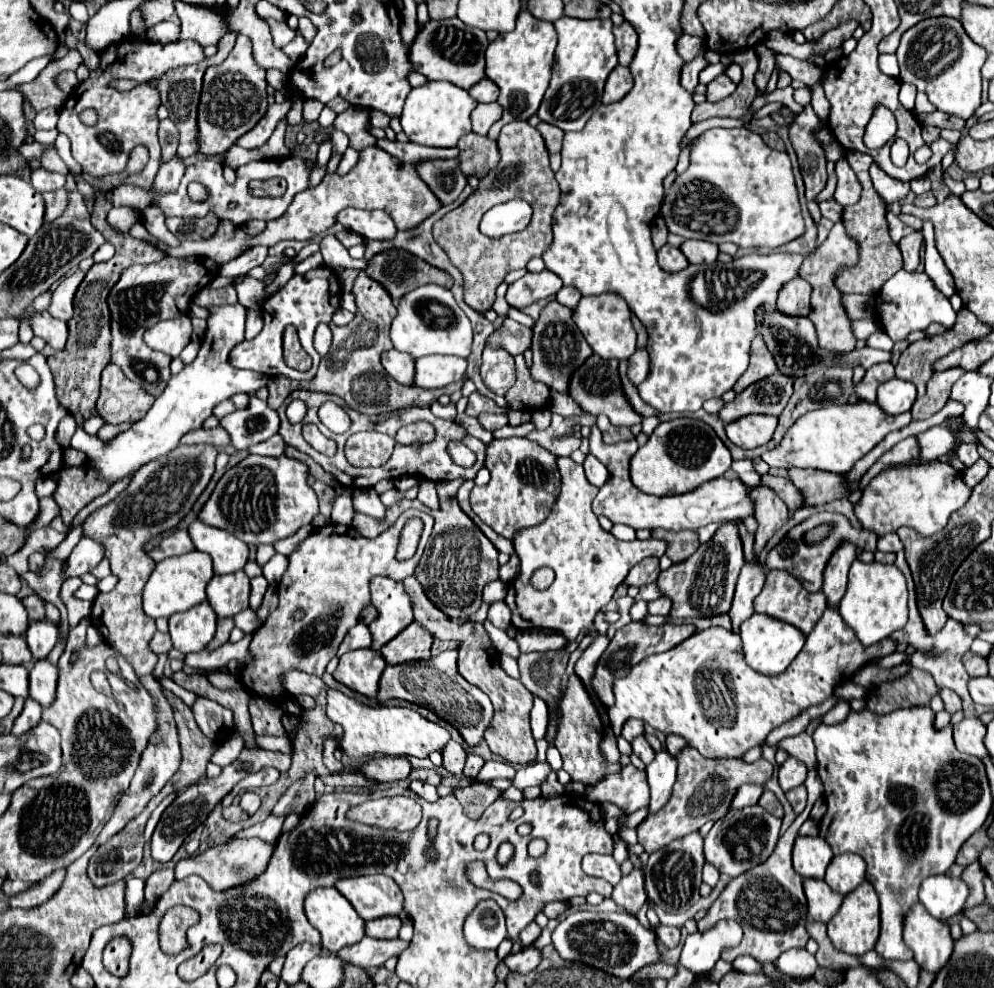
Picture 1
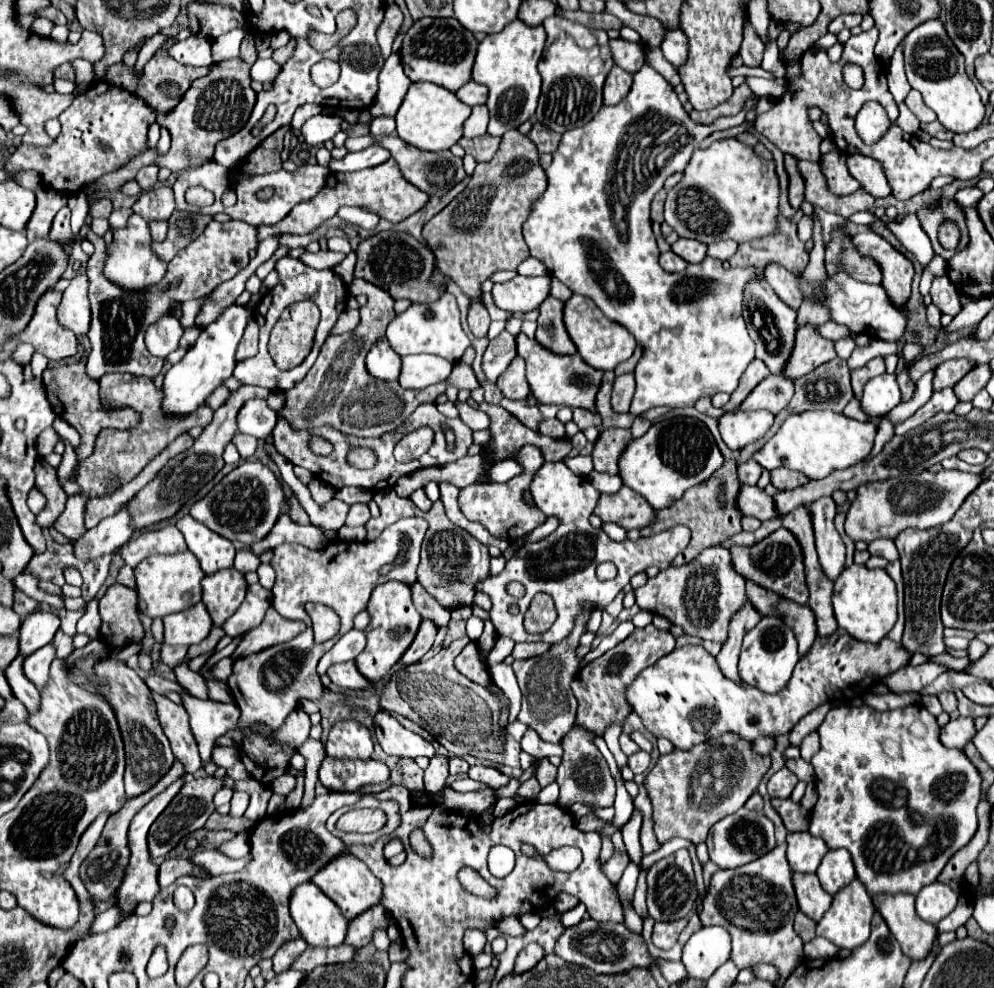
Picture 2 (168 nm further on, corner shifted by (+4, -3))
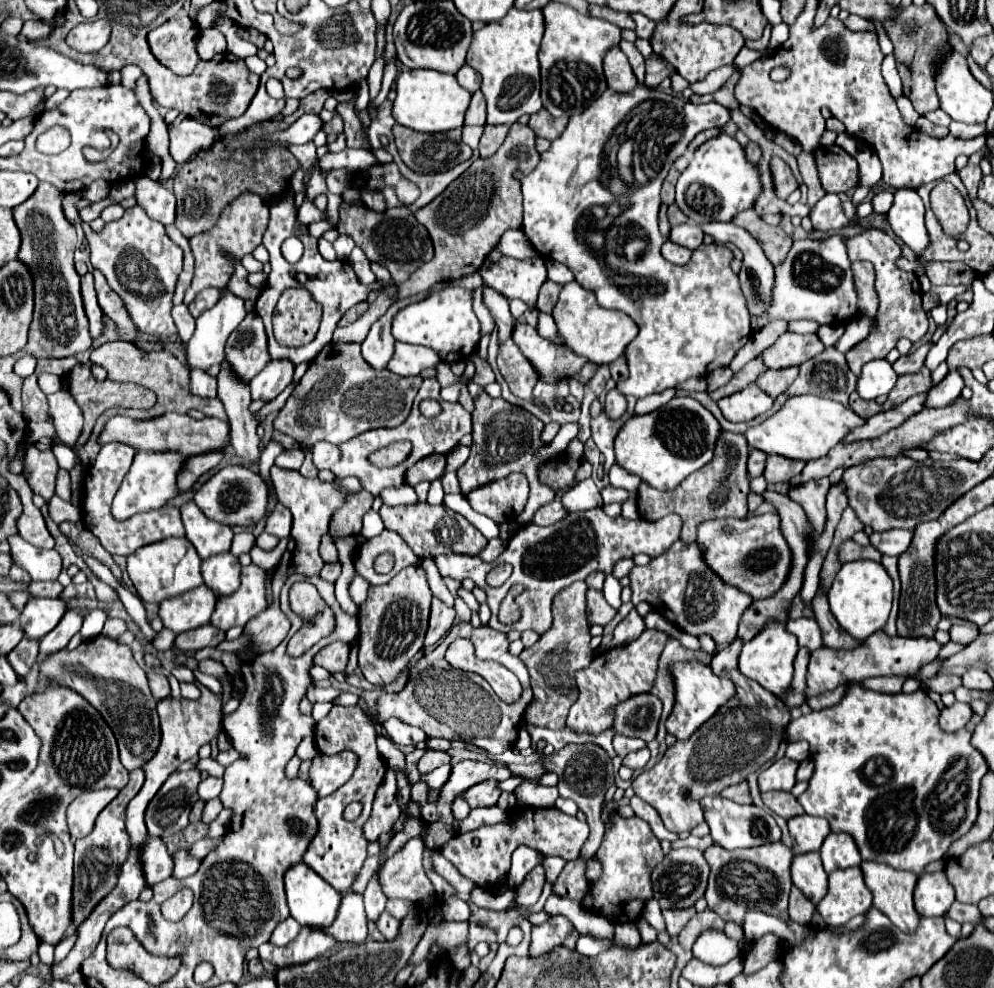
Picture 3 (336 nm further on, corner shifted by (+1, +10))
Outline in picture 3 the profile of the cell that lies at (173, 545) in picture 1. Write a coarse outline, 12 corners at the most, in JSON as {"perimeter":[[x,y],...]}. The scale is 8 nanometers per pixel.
{"perimeter":[[106,443],[84,469],[82,521],[110,555],[184,537],[172,505],[112,517],[136,449]]}

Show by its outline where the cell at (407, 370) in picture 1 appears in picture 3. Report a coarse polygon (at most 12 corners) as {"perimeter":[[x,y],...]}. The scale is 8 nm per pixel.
{"perimeter":[[430,289],[394,303],[362,341],[362,357],[384,369],[394,353],[390,335],[398,309],[428,297]]}

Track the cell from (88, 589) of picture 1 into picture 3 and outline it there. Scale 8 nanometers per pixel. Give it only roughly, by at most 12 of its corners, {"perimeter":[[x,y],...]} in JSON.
{"perimeter":[[10,535],[12,559],[32,581],[56,581],[58,551],[38,549]]}

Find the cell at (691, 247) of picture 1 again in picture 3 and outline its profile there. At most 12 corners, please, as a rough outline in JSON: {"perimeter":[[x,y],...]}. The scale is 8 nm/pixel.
{"perimeter":[[696,223],[674,225],[670,241],[698,249],[702,229]]}

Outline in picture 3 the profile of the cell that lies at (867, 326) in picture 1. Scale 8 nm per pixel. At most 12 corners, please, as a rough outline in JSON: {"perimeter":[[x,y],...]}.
{"perimeter":[[810,321],[788,323],[790,333],[816,333]]}

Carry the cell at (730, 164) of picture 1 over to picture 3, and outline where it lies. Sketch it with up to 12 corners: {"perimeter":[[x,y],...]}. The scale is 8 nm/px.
{"perimeter":[[730,135],[702,143],[676,203],[696,225],[730,221],[760,195]]}

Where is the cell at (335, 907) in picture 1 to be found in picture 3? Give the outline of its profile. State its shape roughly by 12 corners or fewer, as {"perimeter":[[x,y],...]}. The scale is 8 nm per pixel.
{"perimeter":[[306,863],[284,875],[290,915],[328,927],[340,893]]}

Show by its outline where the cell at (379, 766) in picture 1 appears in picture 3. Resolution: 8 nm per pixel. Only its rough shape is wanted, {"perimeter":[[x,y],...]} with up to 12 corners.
{"perimeter":[[316,755],[308,769],[318,797],[354,773],[354,755]]}

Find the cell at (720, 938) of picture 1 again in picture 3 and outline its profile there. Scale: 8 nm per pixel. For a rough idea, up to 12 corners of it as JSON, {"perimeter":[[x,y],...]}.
{"perimeter":[[708,929],[694,943],[694,957],[726,965],[738,943],[724,931]]}

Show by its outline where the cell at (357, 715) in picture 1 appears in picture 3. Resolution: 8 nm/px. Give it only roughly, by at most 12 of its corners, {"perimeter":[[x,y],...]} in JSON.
{"perimeter":[[388,719],[384,729],[398,745],[427,739],[422,729],[400,719]]}

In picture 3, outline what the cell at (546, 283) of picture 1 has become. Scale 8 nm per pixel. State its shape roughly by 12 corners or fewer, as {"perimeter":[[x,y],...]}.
{"perimeter":[[540,257],[486,259],[486,287],[534,307],[546,281]]}

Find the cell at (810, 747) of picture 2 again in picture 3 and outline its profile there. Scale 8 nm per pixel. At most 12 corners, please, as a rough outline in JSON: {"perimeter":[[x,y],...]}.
{"perimeter":[[790,743],[786,757],[798,763],[810,757],[808,743]]}

